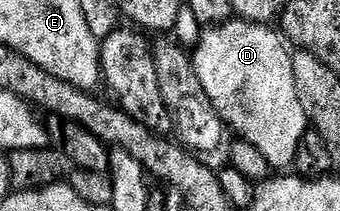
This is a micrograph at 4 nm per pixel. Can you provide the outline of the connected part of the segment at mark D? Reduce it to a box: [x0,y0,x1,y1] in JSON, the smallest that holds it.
[192,17,308,169]

